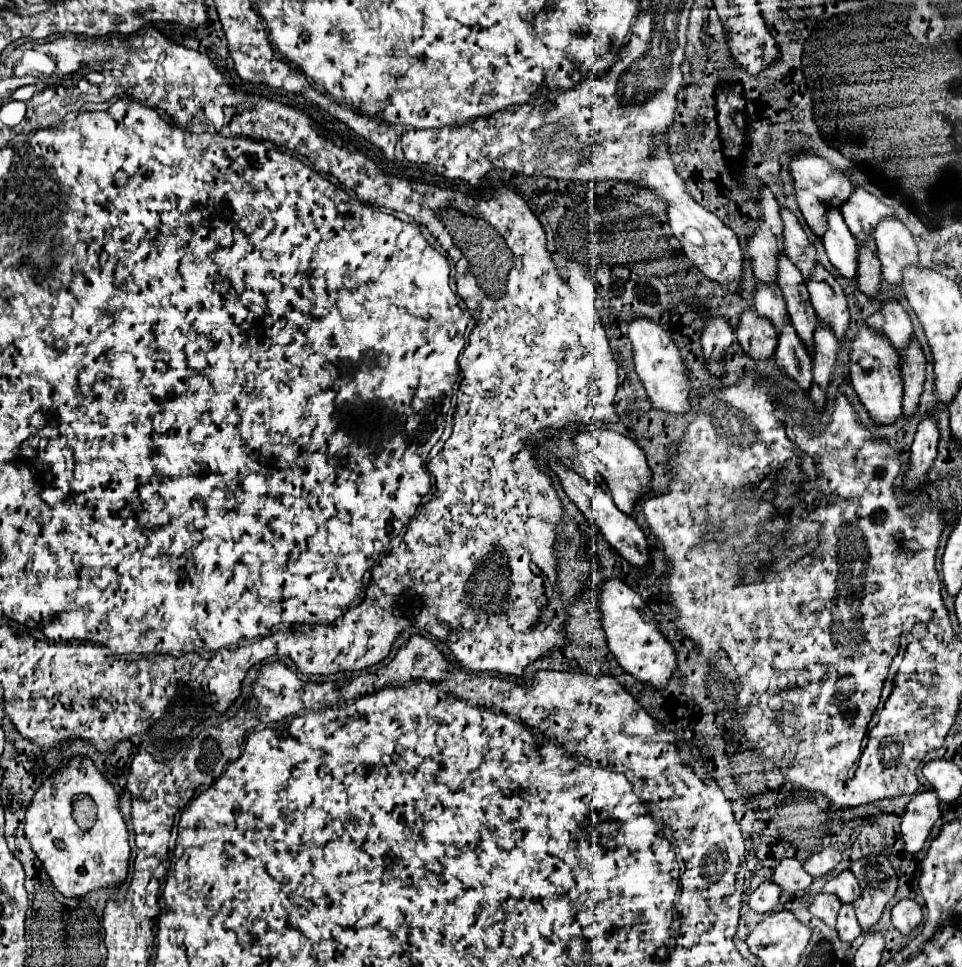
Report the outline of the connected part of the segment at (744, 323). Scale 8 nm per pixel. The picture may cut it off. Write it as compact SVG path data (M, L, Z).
M750 308L742 312L736 338L742 350L754 360L772 358L778 346L778 332L774 330L774 326L770 326L770 322L760 318Z

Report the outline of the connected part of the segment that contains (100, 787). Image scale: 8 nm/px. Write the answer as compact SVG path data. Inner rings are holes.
M72 760L68 766L58 770L52 778L48 778L40 790L34 794L32 804L28 806L26 812L26 826L24 826L26 838L36 852L38 860L42 862L42 868L50 876L52 886L64 896L64 898L82 898L88 892L100 890L100 888L118 888L126 880L128 872L128 858L130 858L130 846L128 846L128 830L126 822L120 814L118 806L118 792L114 786L96 770L92 760ZM80 794L88 794L96 806L98 806L98 820L92 830L82 832L74 818L72 818L72 800L78 798Z

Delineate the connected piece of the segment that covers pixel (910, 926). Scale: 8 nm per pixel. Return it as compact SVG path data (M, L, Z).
M900 900L892 908L892 924L902 936L908 936L922 922L922 910L914 900Z

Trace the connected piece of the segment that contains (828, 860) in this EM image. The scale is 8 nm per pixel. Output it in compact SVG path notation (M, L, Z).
M822 848L820 852L814 852L806 862L804 862L804 870L808 874L816 876L826 876L832 874L834 868L840 862L840 852L836 848Z

